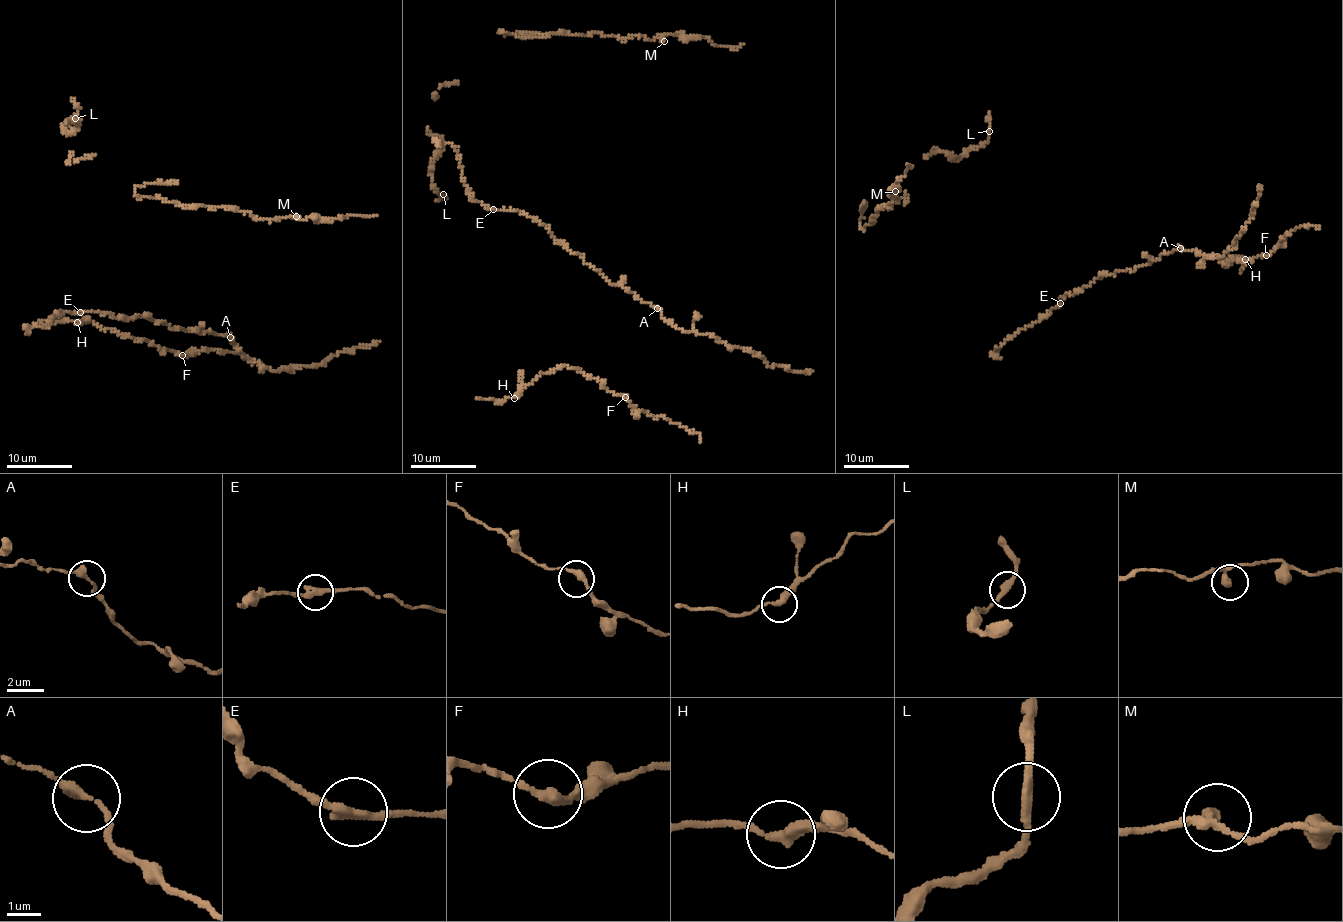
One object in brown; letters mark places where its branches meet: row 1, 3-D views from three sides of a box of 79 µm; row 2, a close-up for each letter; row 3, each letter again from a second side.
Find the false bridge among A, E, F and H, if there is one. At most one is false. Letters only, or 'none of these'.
E

